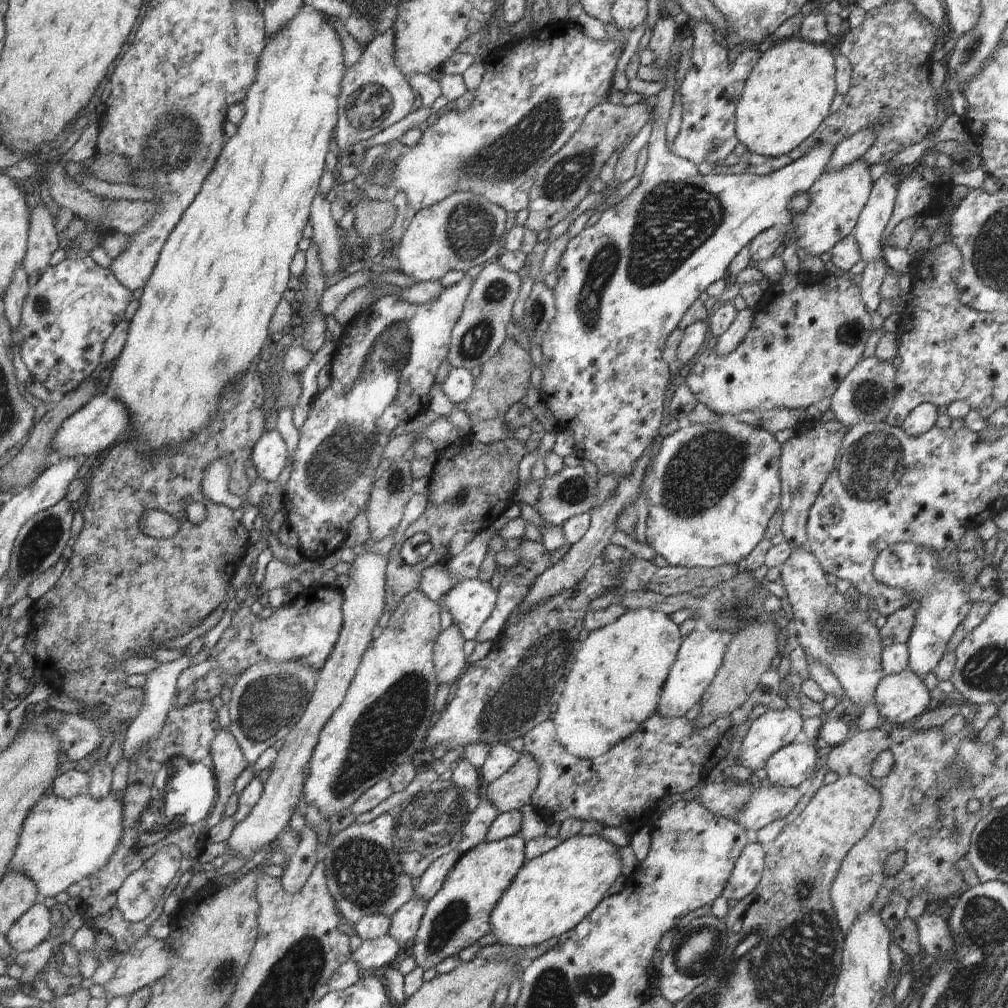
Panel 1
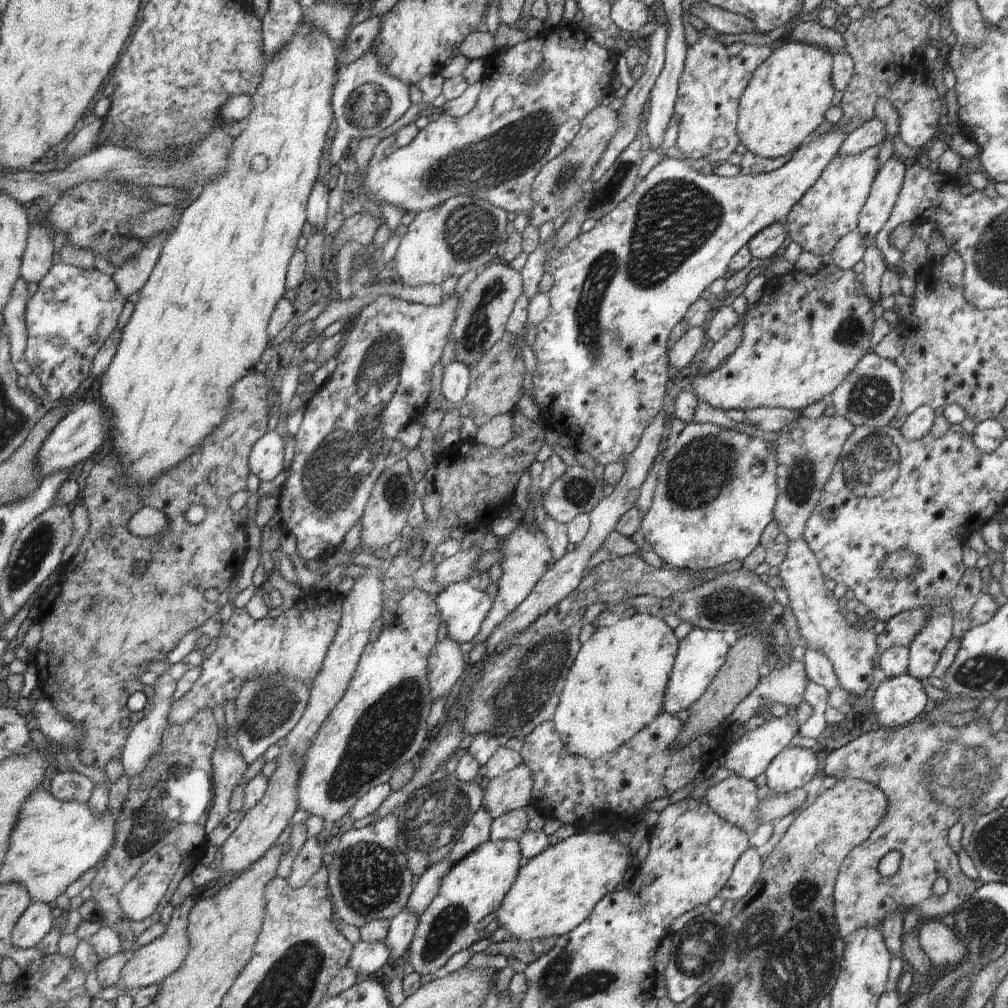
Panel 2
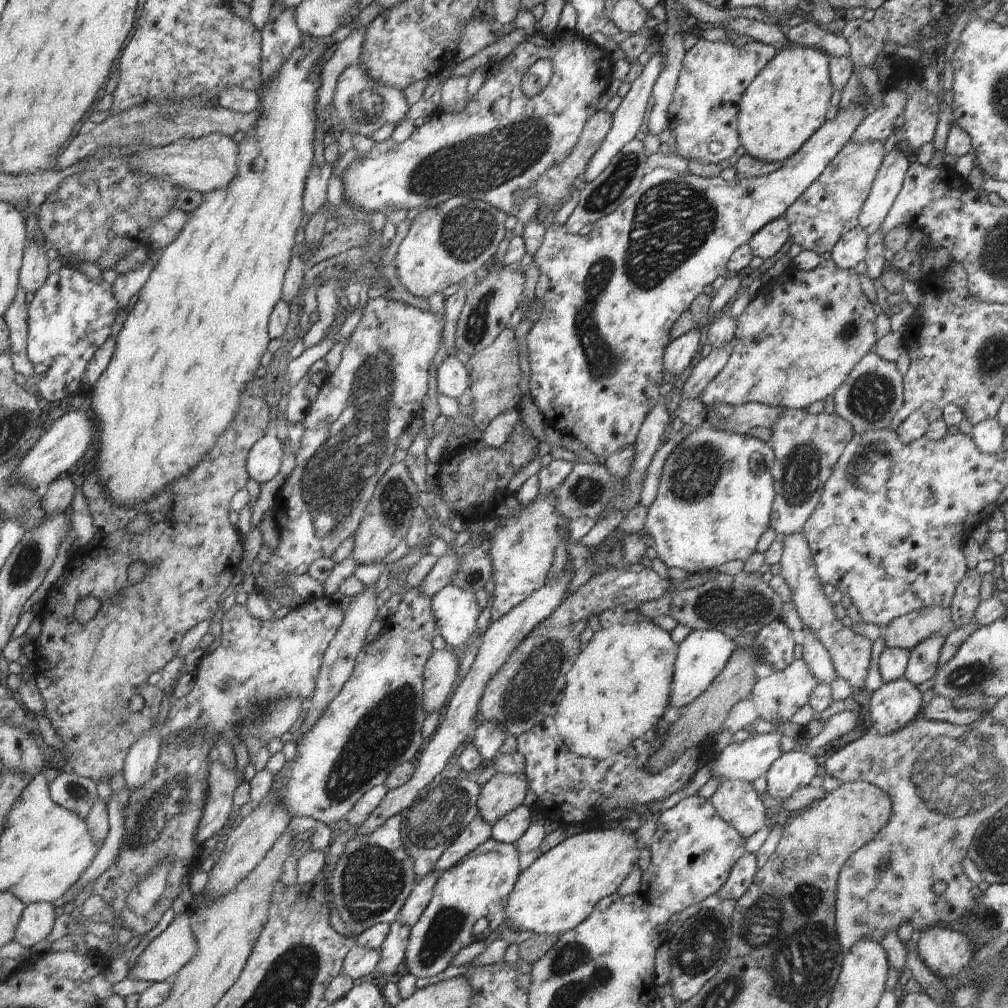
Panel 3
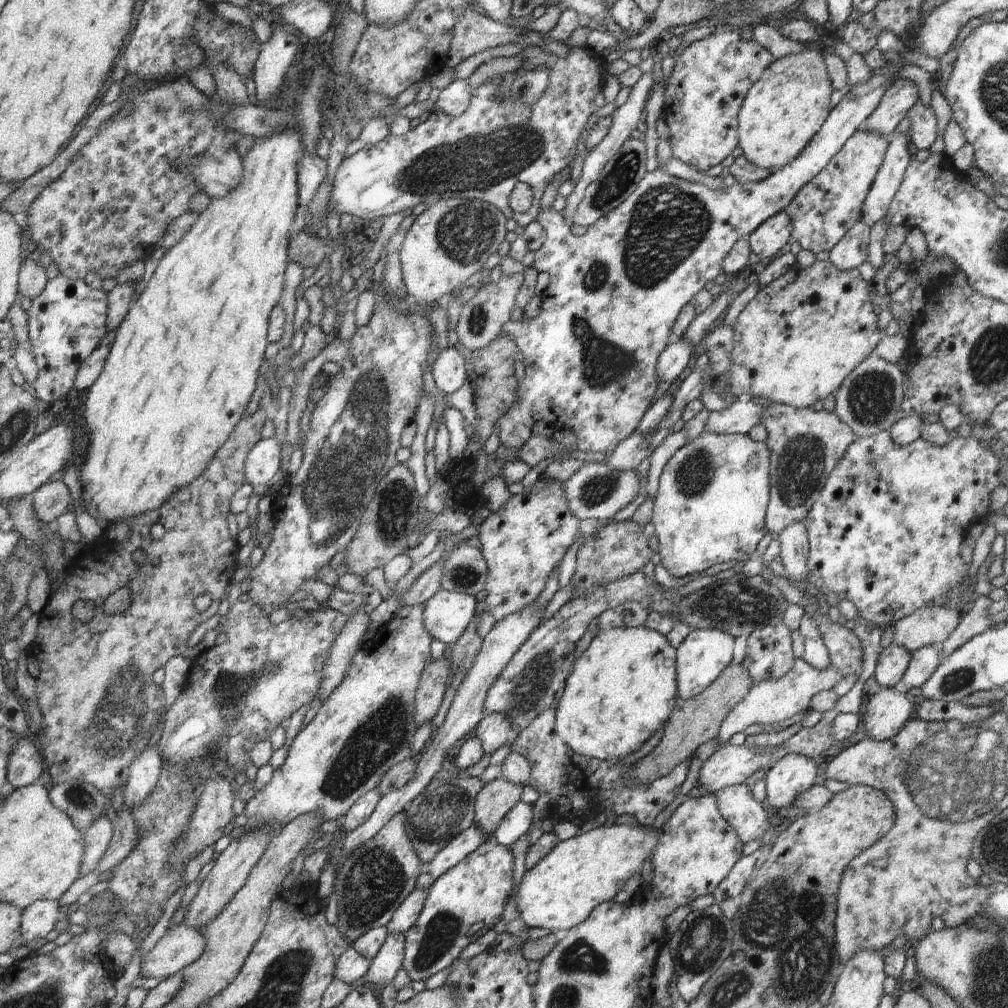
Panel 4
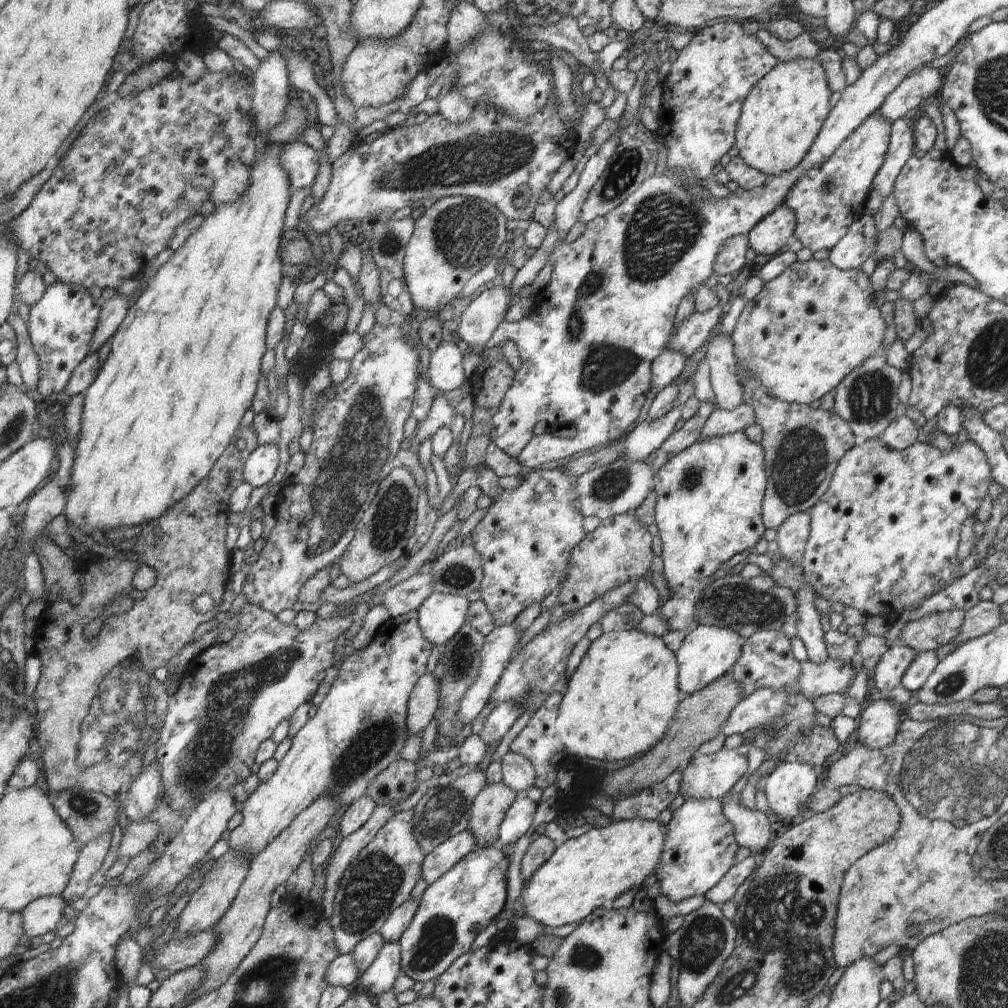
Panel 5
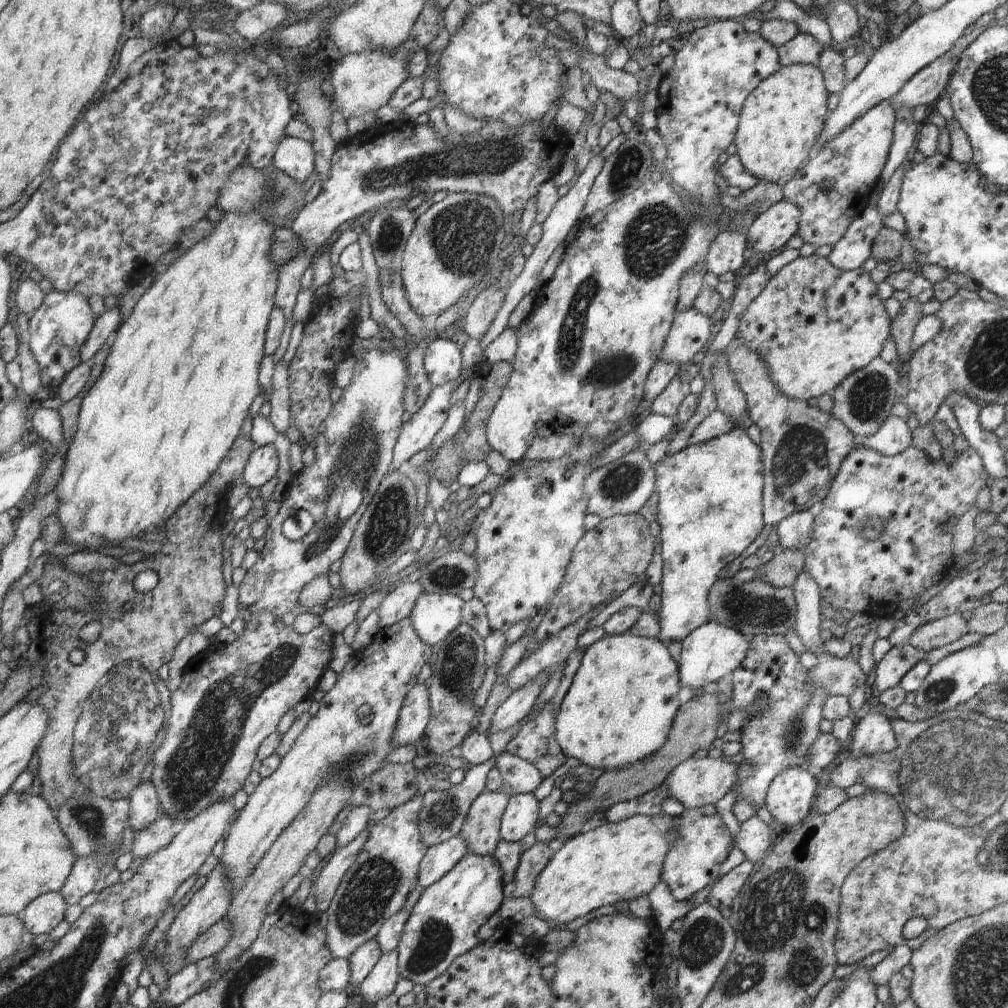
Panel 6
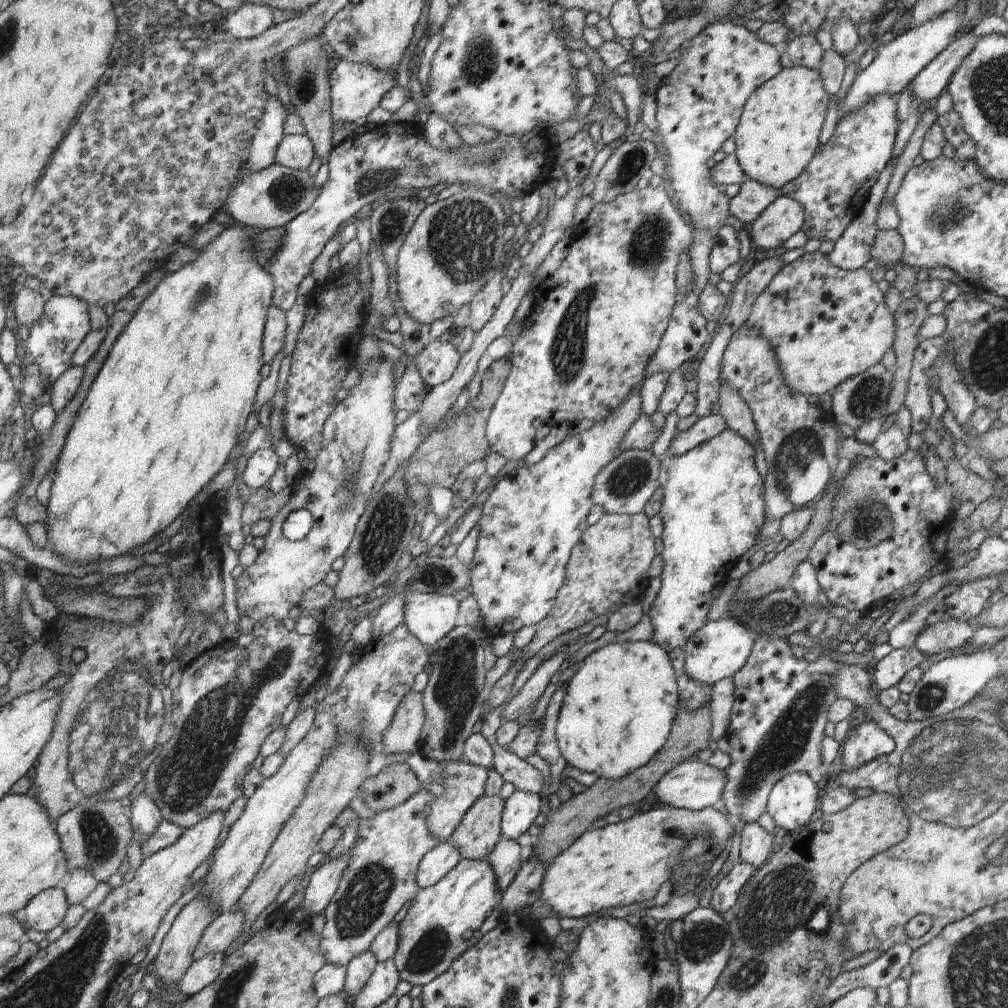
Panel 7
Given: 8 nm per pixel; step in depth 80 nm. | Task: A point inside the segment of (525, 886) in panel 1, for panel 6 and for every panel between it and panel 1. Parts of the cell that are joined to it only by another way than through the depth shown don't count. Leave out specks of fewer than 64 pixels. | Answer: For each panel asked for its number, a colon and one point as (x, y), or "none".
2: (556, 891)
3: (556, 893)
4: (560, 892)
5: (586, 872)
6: (618, 862)

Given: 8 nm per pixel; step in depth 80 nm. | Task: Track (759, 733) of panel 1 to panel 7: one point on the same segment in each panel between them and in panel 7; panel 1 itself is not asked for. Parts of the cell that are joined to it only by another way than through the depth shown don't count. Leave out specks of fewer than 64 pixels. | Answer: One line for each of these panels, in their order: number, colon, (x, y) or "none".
2: (750, 756)
3: (743, 761)
4: (730, 765)
5: (709, 776)
6: (695, 783)
7: (696, 785)

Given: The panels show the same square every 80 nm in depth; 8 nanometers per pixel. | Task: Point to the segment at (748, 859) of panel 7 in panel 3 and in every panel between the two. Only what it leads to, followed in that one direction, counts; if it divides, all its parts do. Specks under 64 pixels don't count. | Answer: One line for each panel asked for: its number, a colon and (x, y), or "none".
3: (737, 802)
4: (750, 819)
5: (752, 829)
6: (754, 840)

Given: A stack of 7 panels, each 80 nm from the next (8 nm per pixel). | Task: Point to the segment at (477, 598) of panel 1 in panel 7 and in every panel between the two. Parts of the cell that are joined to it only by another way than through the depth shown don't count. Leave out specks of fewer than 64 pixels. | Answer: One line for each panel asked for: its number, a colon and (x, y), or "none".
2: (463, 607)
3: (456, 611)
4: (446, 615)
5: (440, 616)
6: (433, 616)
7: (429, 617)

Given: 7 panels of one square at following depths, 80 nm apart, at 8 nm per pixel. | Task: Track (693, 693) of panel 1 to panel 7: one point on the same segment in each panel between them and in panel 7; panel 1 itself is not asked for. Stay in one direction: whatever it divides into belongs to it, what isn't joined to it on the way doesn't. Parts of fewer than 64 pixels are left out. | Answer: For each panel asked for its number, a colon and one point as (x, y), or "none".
2: (700, 654)
3: (701, 656)
4: (705, 653)
5: (709, 652)
6: (714, 650)
7: (717, 651)

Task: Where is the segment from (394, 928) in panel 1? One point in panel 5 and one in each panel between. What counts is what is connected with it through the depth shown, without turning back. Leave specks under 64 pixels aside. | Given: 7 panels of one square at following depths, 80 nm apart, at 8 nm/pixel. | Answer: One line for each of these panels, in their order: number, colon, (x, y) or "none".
2: (402, 927)
3: (392, 951)
4: (383, 967)
5: (380, 977)

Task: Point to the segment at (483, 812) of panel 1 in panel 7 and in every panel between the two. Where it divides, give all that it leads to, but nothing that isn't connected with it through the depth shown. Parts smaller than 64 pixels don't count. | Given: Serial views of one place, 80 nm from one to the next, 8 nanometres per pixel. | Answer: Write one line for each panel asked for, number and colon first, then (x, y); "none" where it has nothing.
2: (478, 830)
3: (475, 833)
4: (469, 838)
5: (441, 859)
6: (439, 859)
7: (437, 863)

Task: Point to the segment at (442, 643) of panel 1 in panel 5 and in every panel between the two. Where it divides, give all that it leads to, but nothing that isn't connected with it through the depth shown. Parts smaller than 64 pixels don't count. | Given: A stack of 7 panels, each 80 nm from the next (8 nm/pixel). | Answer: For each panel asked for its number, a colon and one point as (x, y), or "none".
2: (446, 663)
3: (441, 669)
4: (435, 678)
5: (423, 701)

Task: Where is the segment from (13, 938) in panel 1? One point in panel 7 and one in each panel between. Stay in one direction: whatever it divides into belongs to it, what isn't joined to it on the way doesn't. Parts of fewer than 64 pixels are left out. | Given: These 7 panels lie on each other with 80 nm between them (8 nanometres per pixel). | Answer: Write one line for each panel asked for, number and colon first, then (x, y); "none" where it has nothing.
2: (37, 921)
3: (37, 919)
4: (39, 919)
5: (42, 915)
6: (44, 913)
7: (44, 912)

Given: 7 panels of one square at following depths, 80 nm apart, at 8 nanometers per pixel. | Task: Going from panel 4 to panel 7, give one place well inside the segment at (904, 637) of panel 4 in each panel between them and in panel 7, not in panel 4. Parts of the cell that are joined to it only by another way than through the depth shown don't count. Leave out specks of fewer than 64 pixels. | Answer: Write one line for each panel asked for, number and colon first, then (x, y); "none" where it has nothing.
5: (929, 633)
6: (933, 635)
7: (953, 634)

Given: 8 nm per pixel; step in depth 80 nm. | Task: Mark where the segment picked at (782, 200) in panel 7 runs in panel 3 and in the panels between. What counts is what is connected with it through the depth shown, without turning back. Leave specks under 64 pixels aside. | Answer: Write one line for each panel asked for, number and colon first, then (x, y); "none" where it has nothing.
3: (767, 241)
4: (772, 235)
5: (775, 230)
6: (770, 230)

